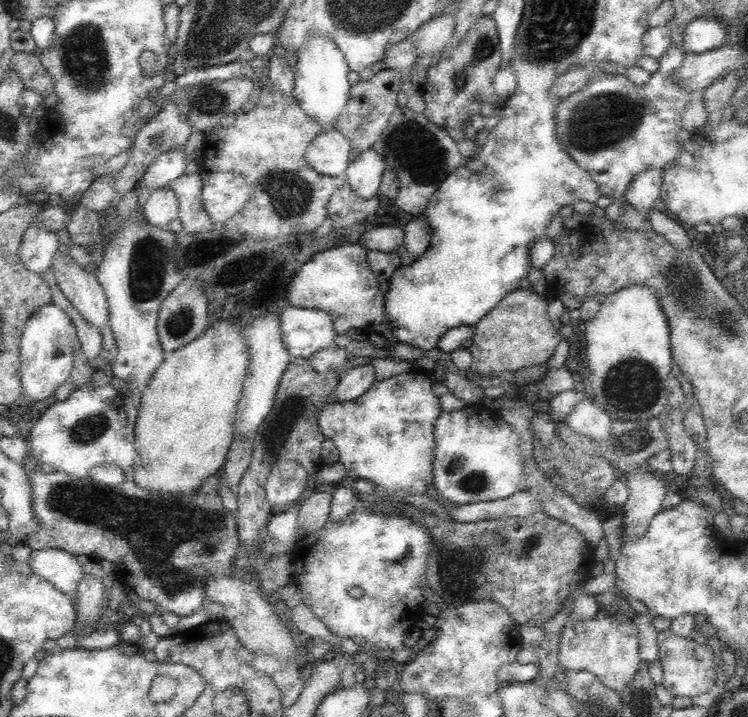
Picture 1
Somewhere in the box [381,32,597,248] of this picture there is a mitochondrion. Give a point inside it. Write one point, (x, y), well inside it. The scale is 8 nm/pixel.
(427, 159)

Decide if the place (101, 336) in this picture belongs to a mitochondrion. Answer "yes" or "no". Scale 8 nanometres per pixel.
no

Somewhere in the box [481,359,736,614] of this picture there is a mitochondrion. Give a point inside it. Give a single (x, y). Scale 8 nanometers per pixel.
(631, 440)

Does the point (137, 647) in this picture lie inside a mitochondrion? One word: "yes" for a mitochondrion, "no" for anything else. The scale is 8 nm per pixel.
no

